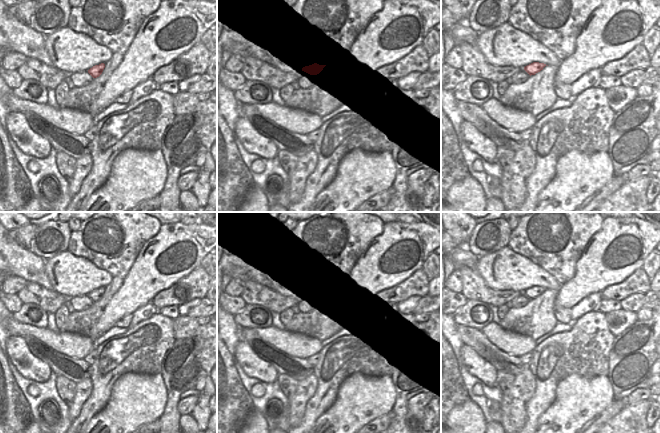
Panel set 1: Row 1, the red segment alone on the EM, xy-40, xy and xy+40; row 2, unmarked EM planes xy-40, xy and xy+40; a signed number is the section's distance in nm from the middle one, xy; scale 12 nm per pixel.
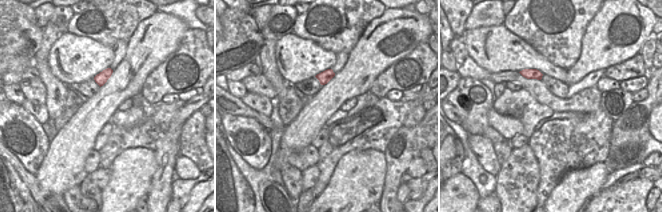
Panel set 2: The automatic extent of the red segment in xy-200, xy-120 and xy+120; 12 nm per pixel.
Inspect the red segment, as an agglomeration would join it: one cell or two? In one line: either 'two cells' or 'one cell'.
one cell

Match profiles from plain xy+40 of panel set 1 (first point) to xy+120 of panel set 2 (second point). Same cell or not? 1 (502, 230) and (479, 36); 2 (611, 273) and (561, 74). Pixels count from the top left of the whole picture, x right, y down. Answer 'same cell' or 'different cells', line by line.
1: different cells
2: different cells

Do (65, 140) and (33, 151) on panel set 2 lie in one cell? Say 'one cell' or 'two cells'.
two cells

